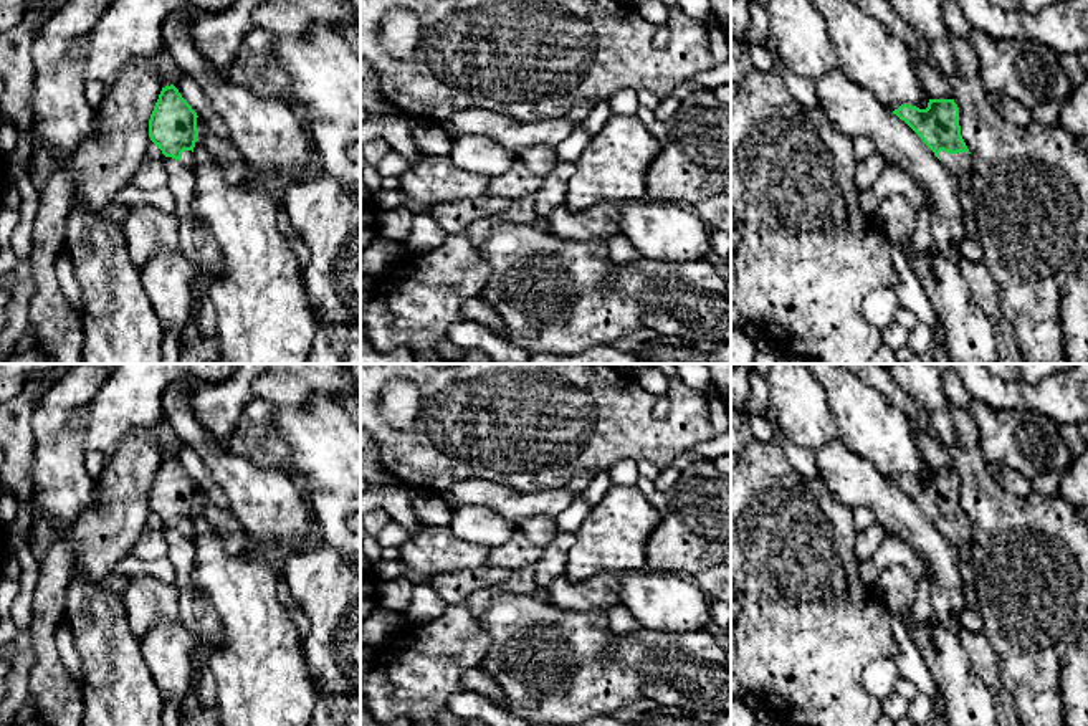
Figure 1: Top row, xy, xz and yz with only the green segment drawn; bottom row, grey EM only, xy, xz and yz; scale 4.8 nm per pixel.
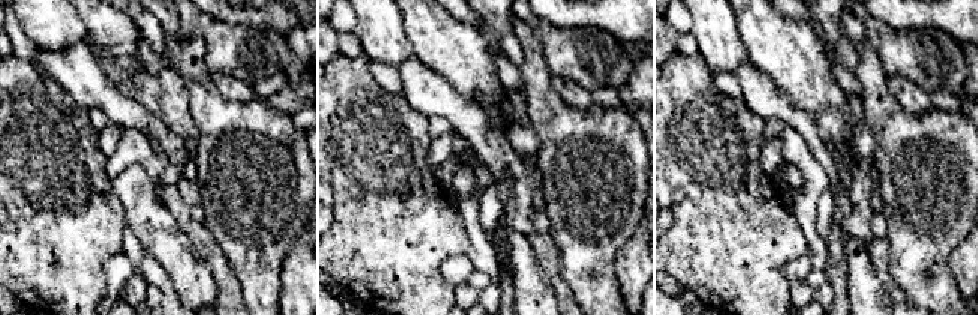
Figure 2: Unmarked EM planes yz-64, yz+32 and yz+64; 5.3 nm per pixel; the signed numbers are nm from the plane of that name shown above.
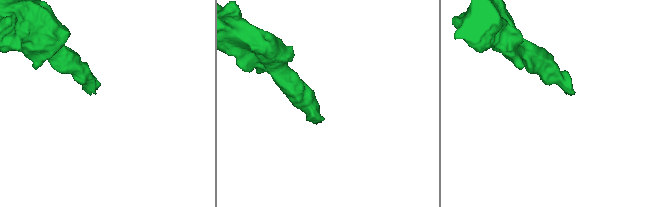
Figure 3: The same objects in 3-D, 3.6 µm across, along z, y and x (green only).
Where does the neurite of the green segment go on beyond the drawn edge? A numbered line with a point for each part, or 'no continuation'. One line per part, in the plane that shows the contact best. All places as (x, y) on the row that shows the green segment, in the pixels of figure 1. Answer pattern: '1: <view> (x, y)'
1: yz (961, 162)

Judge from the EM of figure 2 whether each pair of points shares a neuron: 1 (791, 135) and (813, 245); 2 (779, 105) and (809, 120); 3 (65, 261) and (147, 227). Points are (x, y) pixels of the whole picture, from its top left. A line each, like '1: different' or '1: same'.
1: same
2: same
3: different

